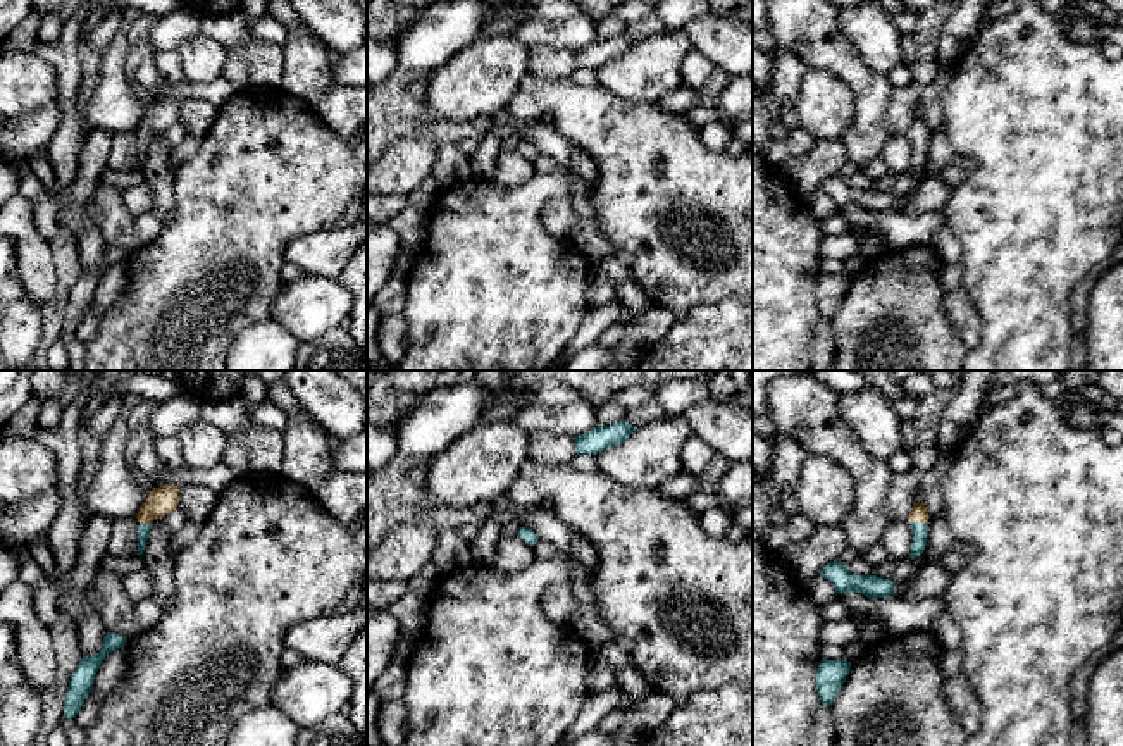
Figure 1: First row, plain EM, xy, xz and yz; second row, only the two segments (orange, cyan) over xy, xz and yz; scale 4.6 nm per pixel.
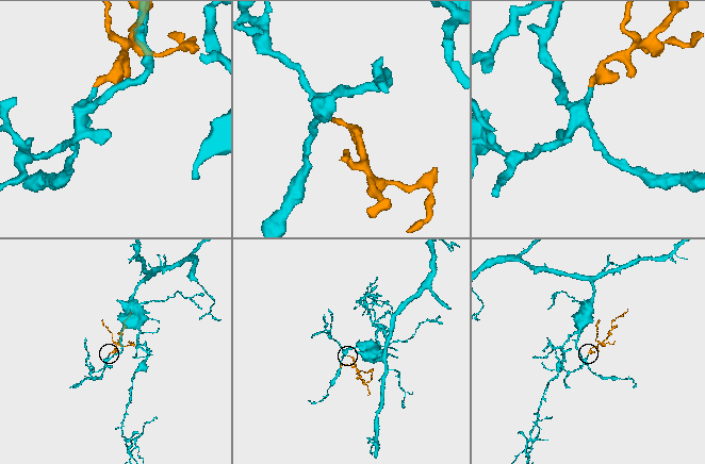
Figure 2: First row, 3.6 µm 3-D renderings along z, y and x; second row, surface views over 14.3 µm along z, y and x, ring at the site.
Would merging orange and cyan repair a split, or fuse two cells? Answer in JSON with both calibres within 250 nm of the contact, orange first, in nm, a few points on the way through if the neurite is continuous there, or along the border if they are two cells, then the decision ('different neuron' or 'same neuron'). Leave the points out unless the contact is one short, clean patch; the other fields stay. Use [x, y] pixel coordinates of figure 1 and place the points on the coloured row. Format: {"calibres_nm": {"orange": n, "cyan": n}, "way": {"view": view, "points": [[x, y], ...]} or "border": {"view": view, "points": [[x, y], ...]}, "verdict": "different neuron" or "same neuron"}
{"calibres_nm": {"orange": 80, "cyan": 70}, "way": {"view": "yz", "points": [[918, 512], [918, 521], [918, 543]]}, "verdict": "same neuron"}

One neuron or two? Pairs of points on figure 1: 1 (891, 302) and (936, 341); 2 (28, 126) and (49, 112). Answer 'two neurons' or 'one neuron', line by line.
1: one neuron
2: one neuron

